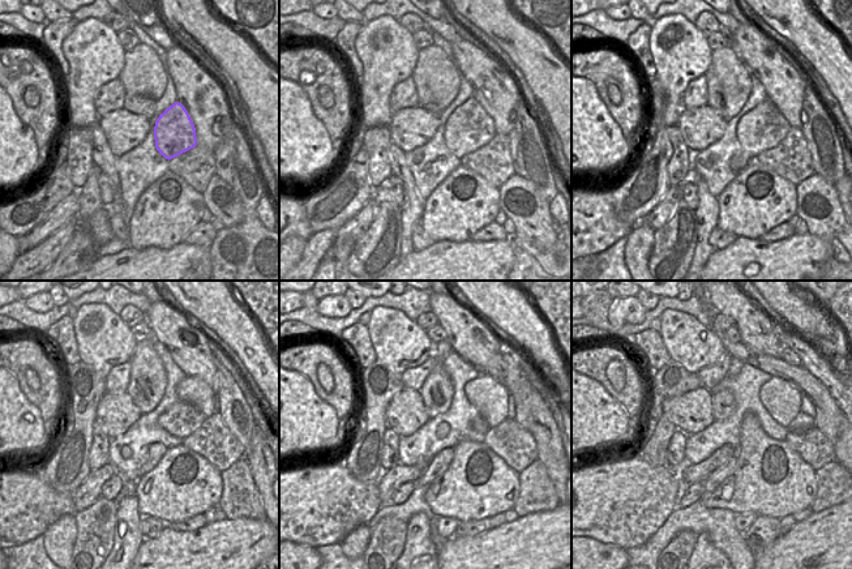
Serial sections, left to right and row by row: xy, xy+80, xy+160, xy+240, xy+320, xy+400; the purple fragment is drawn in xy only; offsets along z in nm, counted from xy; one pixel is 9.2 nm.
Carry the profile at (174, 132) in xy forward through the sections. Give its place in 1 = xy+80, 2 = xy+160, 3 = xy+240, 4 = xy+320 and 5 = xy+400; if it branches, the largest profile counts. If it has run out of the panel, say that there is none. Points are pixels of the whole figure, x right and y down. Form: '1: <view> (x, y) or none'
1: xy+80 (469, 128)
2: xy+160 (762, 128)
3: xy+240 (180, 419)
4: xy+320 (439, 465)
5: xy+400 (711, 483)

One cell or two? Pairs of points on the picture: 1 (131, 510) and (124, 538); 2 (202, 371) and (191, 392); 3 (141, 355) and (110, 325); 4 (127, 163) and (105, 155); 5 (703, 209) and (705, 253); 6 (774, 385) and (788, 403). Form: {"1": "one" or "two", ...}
{"1": "one", "2": "two", "3": "two", "4": "two", "5": "one", "6": "one"}

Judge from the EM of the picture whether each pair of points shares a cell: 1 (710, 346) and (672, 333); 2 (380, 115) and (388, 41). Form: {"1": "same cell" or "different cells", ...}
{"1": "same cell", "2": "same cell"}

